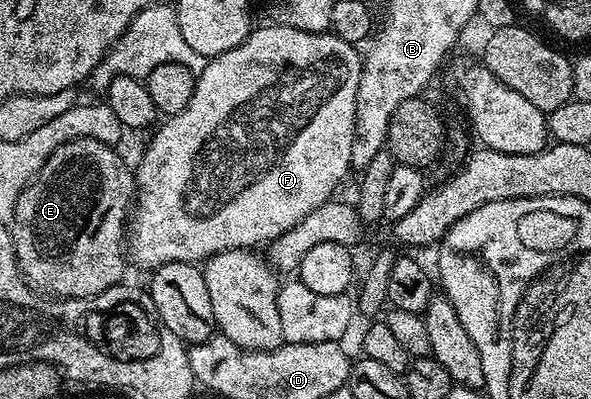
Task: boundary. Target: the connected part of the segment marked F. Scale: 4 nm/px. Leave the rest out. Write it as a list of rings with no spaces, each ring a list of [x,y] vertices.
[[[275,23],[262,25],[259,29],[258,26],[251,28],[250,33],[238,46],[209,58],[204,71],[197,74],[188,107],[176,115],[166,117],[153,130],[154,138],[147,143],[138,169],[136,165],[136,196],[128,218],[129,260],[133,264],[135,261],[142,269],[153,271],[161,265],[177,261],[202,263],[207,257],[229,249],[262,247],[284,235],[284,231],[292,231],[292,227],[296,227],[296,223],[300,223],[304,215],[312,215],[316,207],[331,200],[337,194],[334,192],[337,191],[338,184],[345,179],[346,172],[351,172],[352,169],[352,139],[356,131],[356,89],[360,87],[364,60],[363,54],[358,52],[355,45],[329,31],[309,33],[291,25]]]

